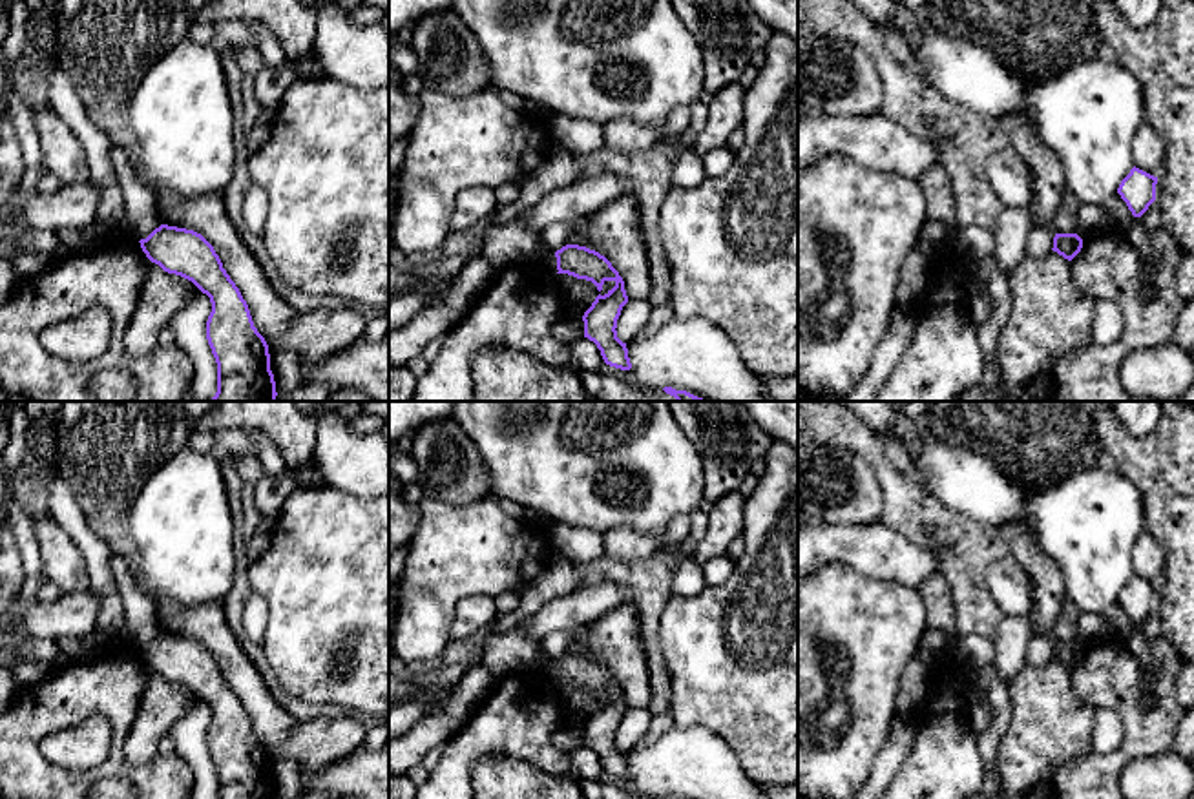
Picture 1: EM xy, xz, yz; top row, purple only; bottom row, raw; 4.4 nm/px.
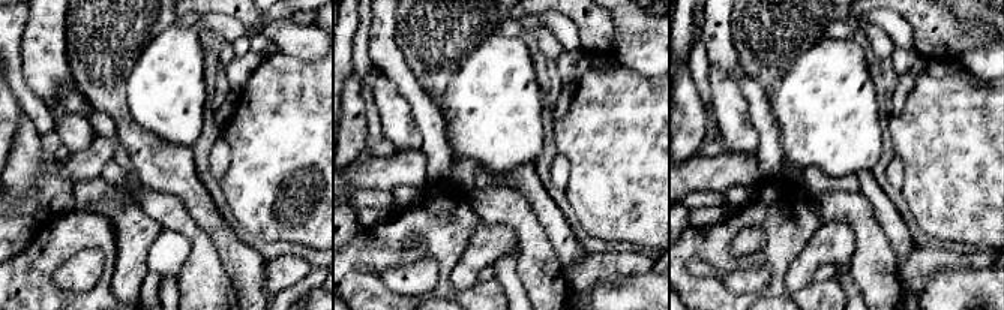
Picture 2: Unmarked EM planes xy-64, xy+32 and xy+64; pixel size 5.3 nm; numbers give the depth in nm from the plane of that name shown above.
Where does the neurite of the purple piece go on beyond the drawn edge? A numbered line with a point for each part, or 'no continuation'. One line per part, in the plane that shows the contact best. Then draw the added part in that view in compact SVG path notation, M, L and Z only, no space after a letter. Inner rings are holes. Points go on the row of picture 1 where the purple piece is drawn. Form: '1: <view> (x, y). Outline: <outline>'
no continuation

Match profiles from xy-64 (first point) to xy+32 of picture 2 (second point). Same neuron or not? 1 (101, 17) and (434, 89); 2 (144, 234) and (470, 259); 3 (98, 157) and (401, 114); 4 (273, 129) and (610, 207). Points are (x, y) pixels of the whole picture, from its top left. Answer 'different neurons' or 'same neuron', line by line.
1: same neuron
2: same neuron
3: different neurons
4: same neuron

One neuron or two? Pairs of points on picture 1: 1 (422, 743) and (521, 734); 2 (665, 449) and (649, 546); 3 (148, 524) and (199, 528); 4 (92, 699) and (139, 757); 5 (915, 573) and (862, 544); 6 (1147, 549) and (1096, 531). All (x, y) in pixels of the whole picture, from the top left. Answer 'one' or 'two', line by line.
1: two
2: two
3: one
4: two
5: one
6: two

